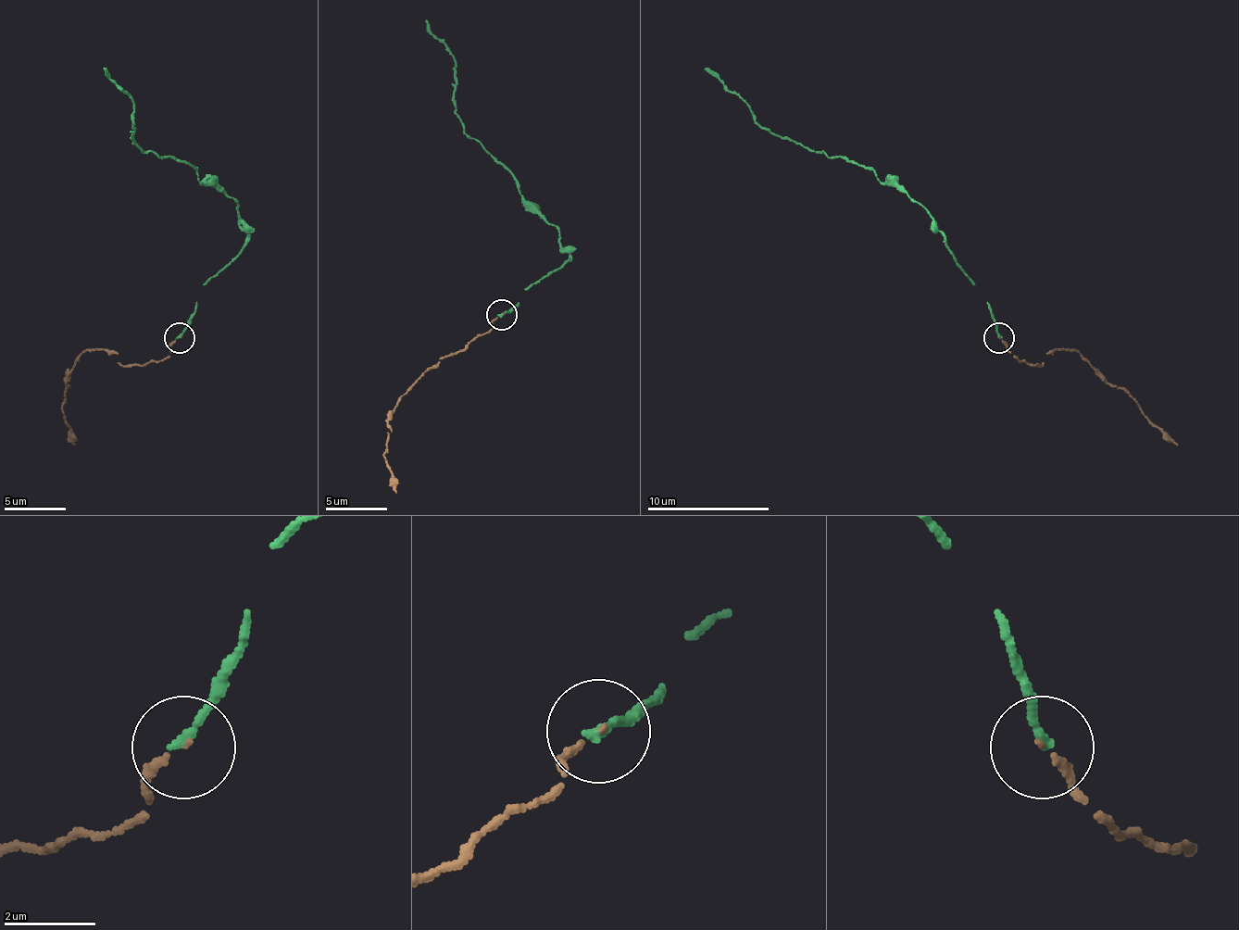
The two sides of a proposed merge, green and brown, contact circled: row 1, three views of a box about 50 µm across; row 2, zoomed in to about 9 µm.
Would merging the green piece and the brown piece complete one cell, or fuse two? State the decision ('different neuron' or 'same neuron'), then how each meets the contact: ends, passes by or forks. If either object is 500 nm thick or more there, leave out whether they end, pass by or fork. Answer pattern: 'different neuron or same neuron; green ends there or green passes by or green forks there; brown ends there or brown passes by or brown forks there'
same neuron; green ends there; brown ends there

